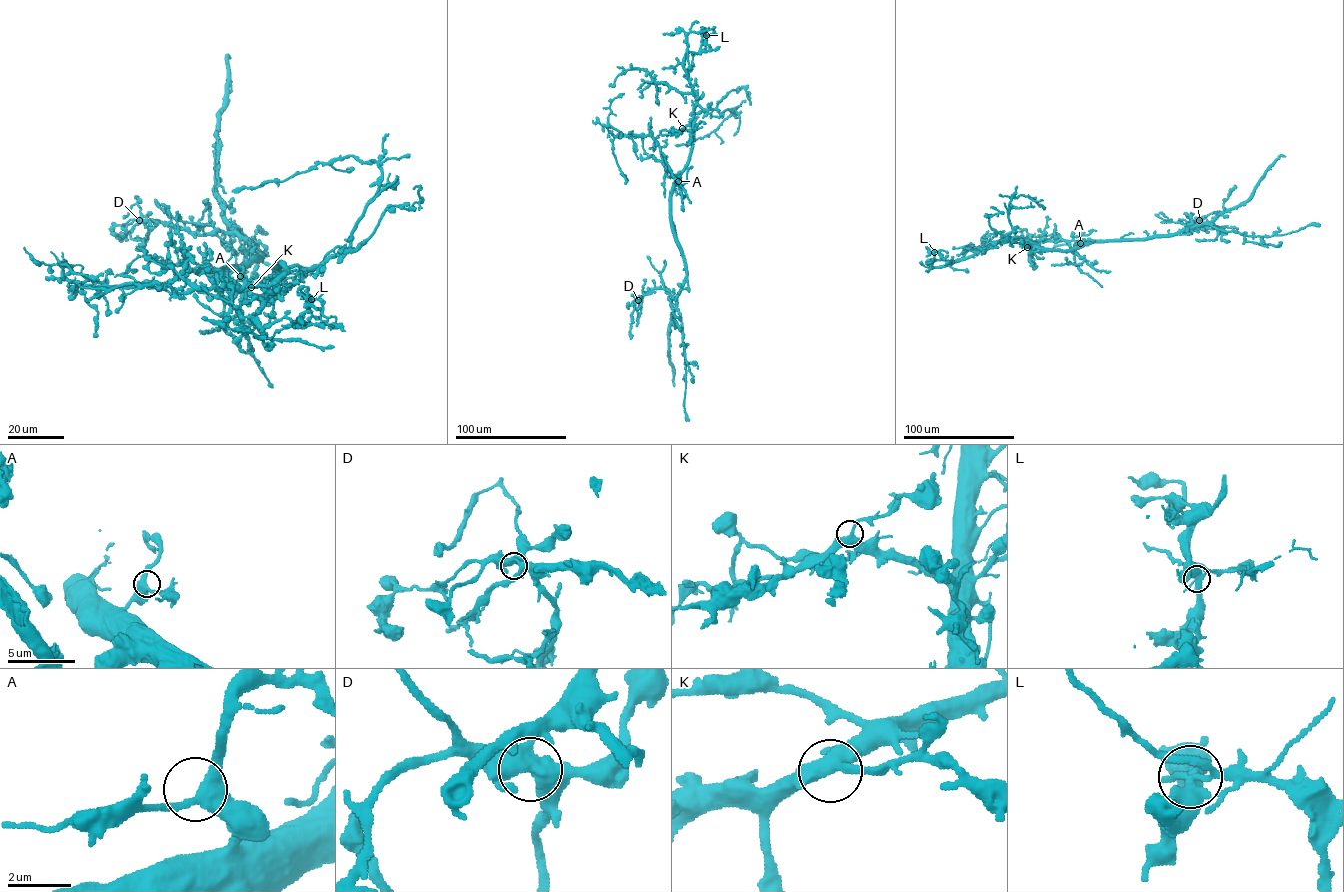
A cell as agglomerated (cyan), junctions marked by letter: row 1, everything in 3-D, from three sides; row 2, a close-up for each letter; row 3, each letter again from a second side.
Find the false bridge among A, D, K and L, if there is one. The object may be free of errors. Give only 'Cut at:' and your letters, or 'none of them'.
Cut at: L

